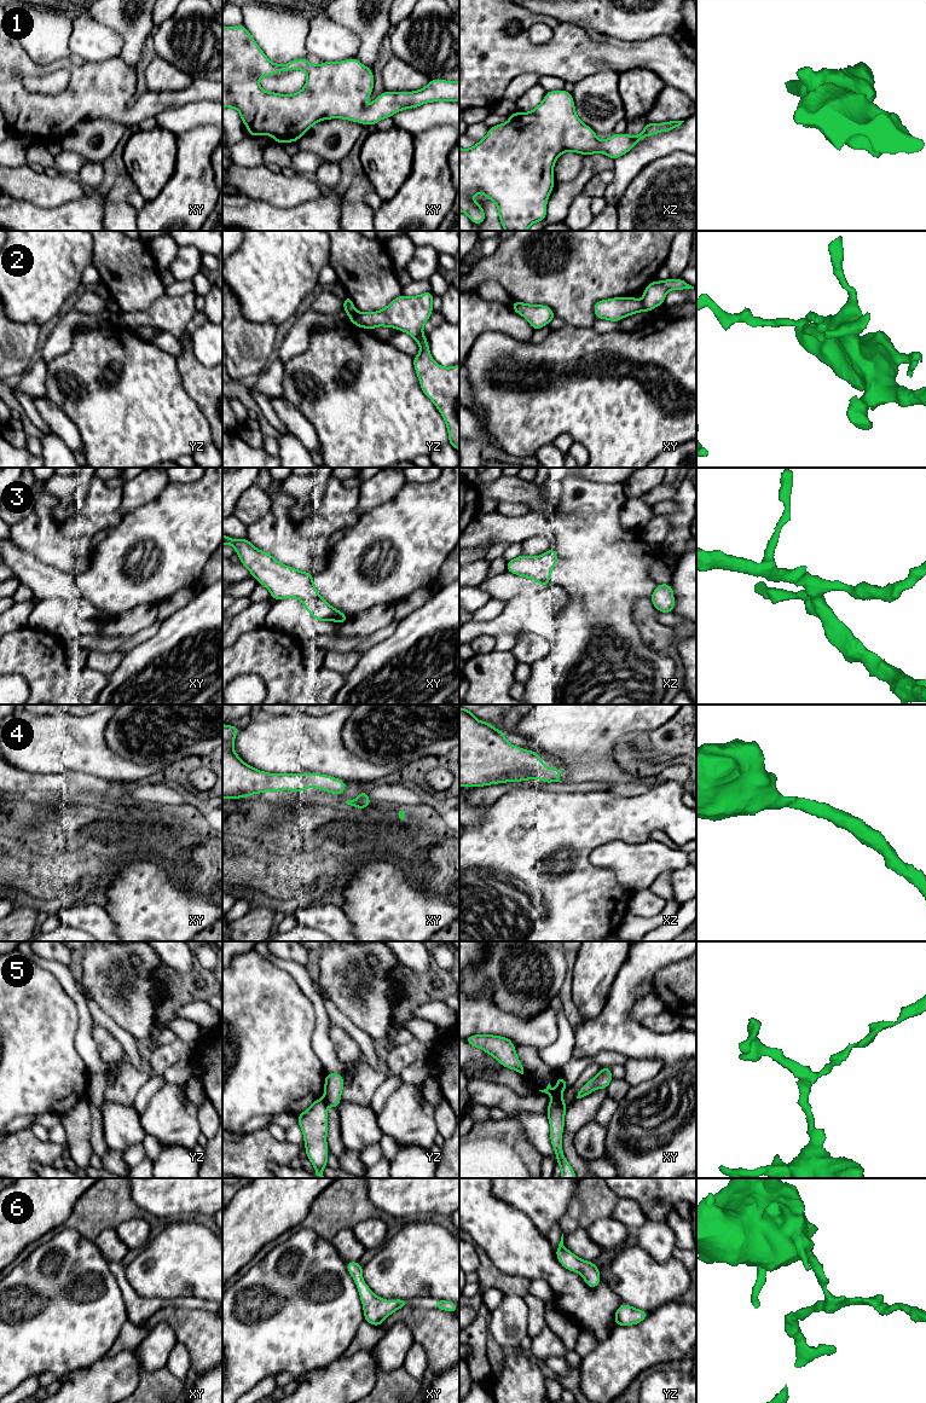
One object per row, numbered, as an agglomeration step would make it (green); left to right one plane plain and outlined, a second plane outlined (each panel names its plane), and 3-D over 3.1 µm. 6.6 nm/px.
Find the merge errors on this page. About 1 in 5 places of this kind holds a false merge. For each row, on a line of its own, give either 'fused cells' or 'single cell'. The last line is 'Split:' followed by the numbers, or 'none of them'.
1: single cell
2: fused cells
3: single cell
4: single cell
5: fused cells
6: single cell
Split: 2, 5

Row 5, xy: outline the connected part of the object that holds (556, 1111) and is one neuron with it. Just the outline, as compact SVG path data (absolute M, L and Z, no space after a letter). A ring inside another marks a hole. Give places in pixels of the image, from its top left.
M551 1098L546 1109L546 1115L550 1123L550 1142L554 1147L557 1165L561 1167L561 1178L577 1178L575 1172L568 1164L562 1150L562 1132L565 1127L566 1106L556 1098Z

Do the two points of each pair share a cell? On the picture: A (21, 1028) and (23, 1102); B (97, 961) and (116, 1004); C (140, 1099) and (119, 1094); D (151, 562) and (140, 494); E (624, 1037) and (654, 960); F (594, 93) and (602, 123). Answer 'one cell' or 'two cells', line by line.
A: one cell
B: one cell
C: two cells
D: two cells
E: one cell
F: one cell

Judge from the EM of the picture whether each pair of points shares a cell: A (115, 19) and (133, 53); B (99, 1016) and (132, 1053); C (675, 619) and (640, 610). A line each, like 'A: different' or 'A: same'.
A: same
B: same
C: different

